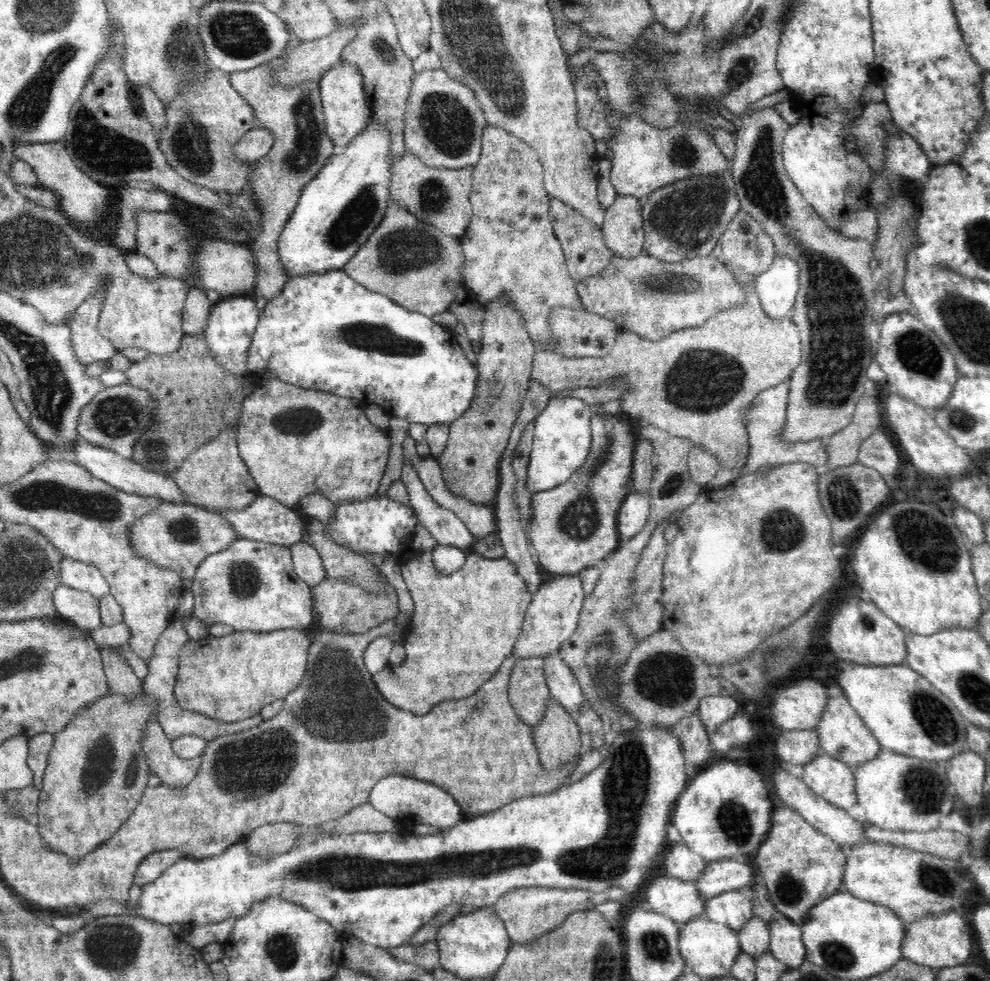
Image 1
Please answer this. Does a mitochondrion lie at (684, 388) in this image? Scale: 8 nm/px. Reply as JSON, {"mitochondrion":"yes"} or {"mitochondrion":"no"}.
{"mitochondrion":"yes"}

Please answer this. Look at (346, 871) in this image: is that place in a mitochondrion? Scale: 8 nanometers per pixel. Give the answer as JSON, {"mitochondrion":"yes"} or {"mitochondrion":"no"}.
{"mitochondrion":"yes"}

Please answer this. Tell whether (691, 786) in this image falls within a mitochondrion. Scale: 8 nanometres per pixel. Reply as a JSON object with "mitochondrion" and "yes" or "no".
{"mitochondrion":"no"}

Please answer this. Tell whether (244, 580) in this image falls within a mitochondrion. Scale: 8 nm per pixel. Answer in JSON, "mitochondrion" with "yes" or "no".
{"mitochondrion":"yes"}

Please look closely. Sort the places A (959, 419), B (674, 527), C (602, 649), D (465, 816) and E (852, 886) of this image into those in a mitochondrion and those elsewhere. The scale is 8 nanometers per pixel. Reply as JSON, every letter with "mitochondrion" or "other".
{"A":"mitochondrion","B":"other","C":"mitochondrion","D":"other","E":"other"}

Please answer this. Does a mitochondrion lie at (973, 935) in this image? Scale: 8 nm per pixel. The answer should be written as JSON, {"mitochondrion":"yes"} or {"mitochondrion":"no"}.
{"mitochondrion":"no"}

